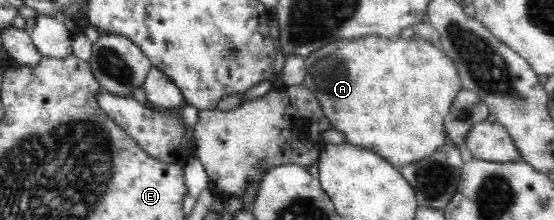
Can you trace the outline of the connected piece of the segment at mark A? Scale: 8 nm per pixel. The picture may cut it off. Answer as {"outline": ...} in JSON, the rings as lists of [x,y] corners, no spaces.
{"outline":[[[421,34],[410,38],[401,38],[399,36],[385,38],[379,35],[373,35],[373,37],[363,35],[363,37],[365,37],[365,39],[355,39],[355,41],[337,39],[336,41],[331,41],[331,43],[327,43],[327,45],[323,47],[319,47],[317,51],[313,51],[307,55],[308,59],[305,59],[306,75],[303,85],[317,96],[317,99],[322,105],[324,116],[331,122],[333,128],[345,134],[347,142],[351,145],[356,145],[375,152],[399,170],[409,163],[415,163],[421,159],[425,159],[427,156],[433,155],[433,153],[445,144],[447,134],[444,133],[443,119],[445,119],[450,112],[450,107],[455,96],[462,91],[462,83],[455,62],[453,62],[441,47],[435,47]]]}

